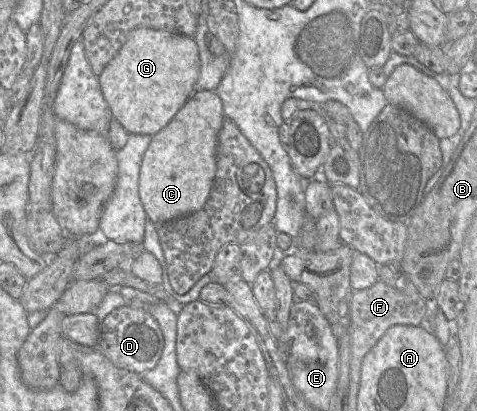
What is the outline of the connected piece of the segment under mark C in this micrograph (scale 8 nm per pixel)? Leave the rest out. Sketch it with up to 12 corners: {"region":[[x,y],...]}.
{"region":[[197,91],[152,136],[146,215],[197,212],[216,175],[218,94]]}

